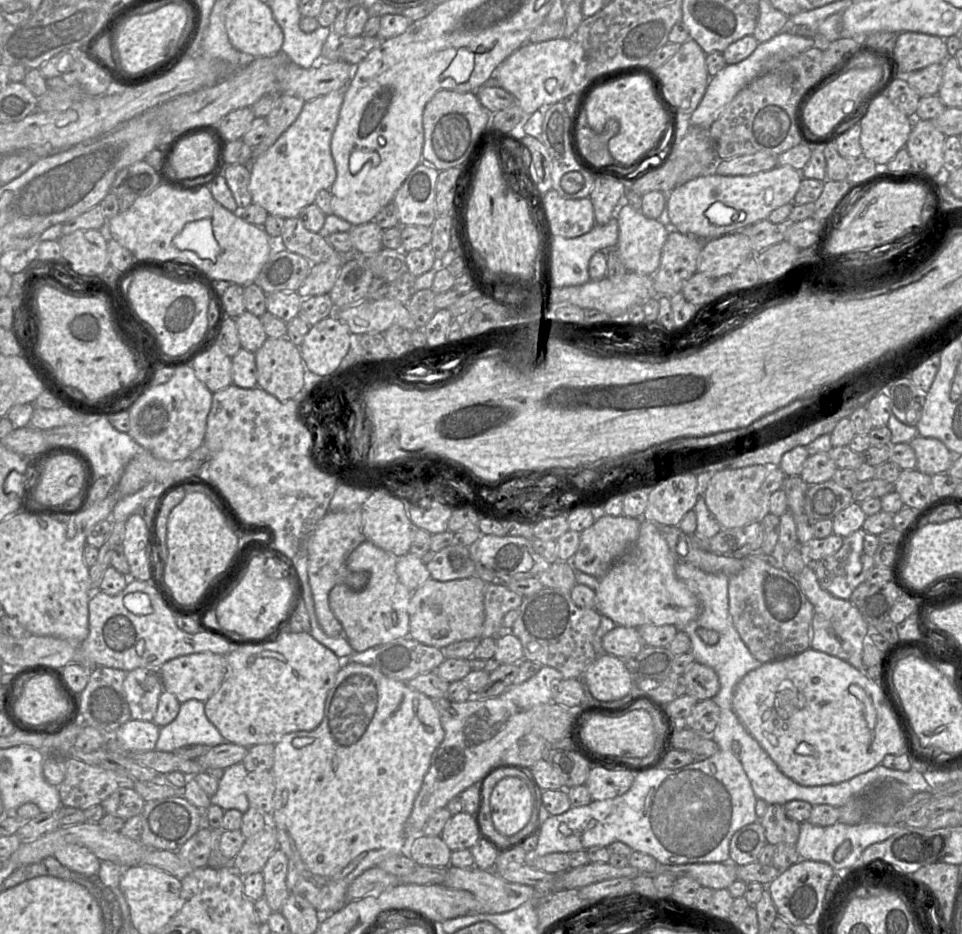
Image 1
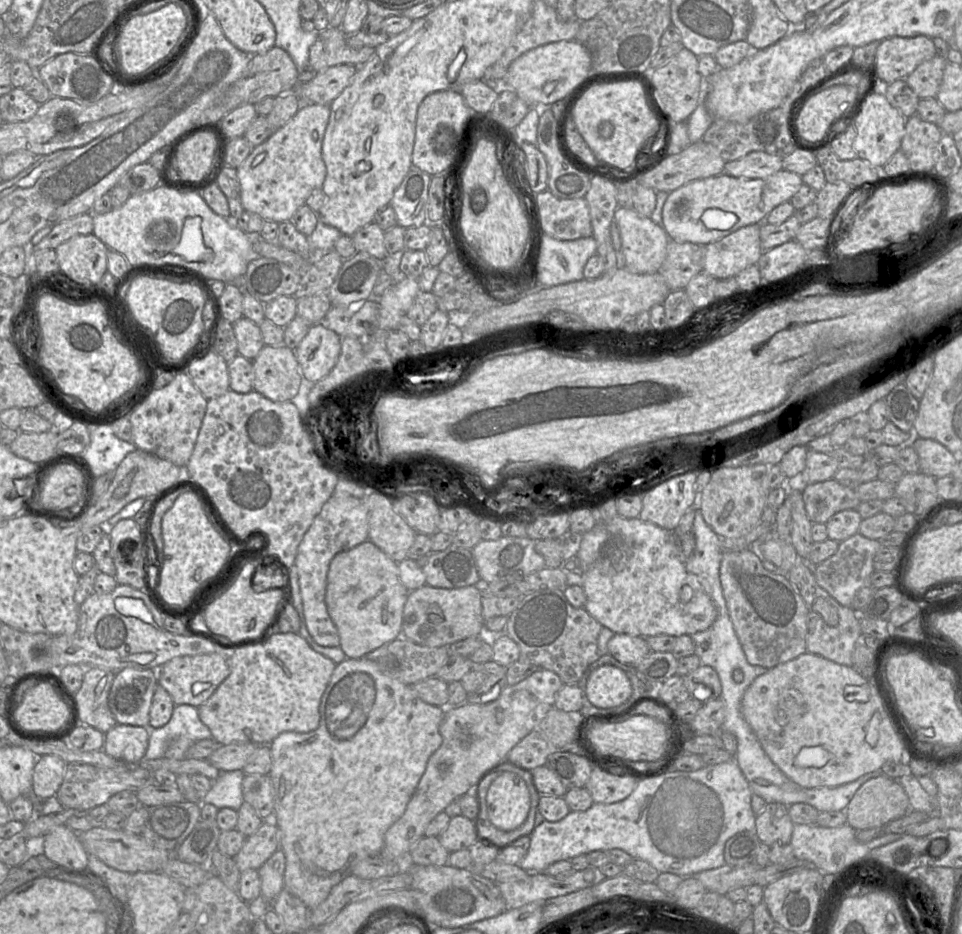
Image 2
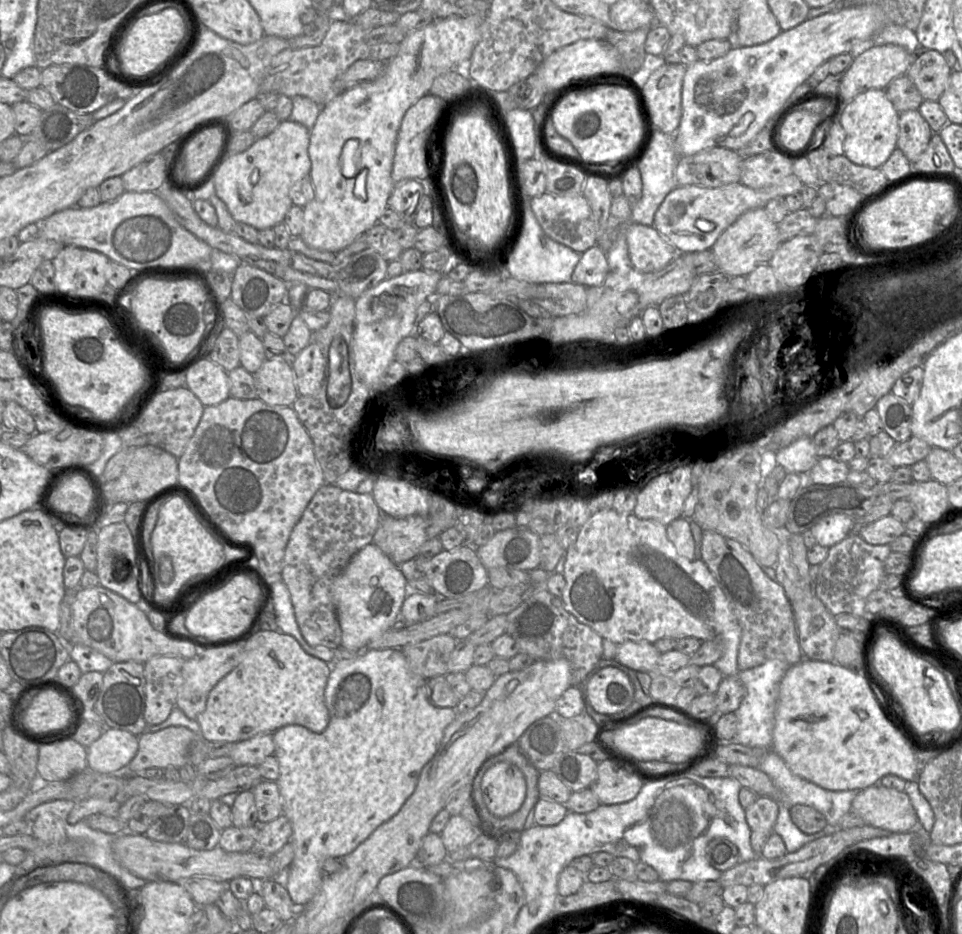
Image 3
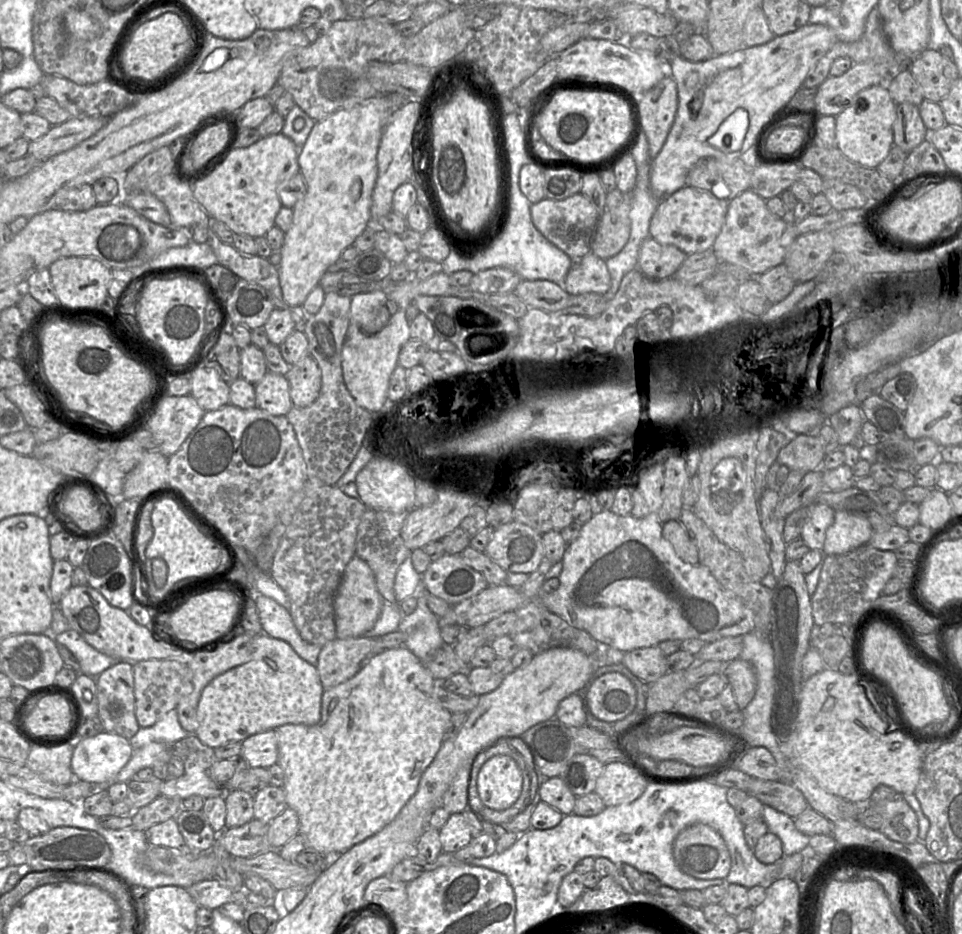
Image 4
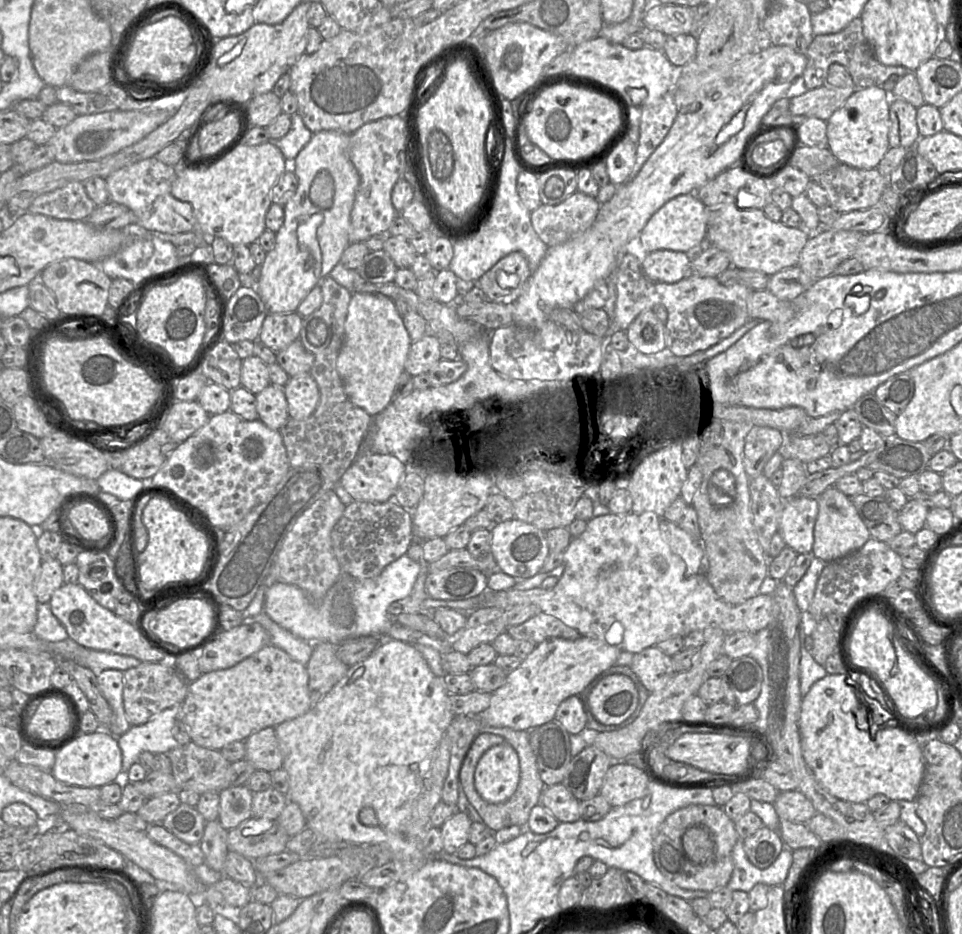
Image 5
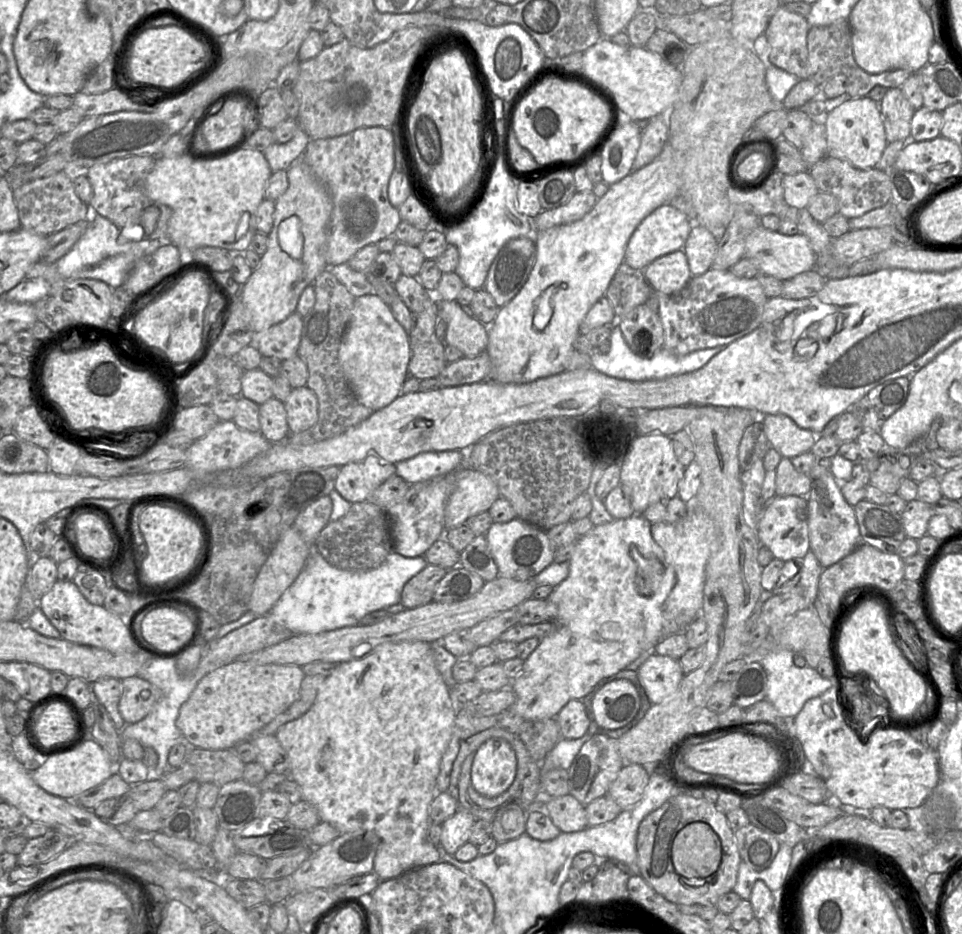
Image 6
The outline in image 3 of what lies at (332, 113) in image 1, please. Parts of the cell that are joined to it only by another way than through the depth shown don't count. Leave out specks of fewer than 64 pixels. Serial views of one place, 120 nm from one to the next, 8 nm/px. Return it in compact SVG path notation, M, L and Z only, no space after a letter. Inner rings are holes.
M288 119L281 121L269 135L257 139L246 151L228 156L215 175L213 186L217 197L225 203L236 222L248 224L259 231L283 222L287 211L293 205L290 199L291 188L310 173L309 140L310 131Z

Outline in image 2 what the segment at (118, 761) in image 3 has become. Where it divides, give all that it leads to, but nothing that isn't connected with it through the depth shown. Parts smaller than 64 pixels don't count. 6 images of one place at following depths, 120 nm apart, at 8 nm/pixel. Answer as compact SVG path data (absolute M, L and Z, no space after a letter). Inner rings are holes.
M117 723L105 733L102 750L126 764L142 764L149 736L148 727Z

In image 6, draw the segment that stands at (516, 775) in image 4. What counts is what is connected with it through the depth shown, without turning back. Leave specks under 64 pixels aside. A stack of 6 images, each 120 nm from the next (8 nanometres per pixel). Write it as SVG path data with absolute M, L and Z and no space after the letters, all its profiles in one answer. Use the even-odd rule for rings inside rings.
M490 738L475 752L471 782L479 794L496 797L511 786L516 769L516 754L511 744L503 738Z

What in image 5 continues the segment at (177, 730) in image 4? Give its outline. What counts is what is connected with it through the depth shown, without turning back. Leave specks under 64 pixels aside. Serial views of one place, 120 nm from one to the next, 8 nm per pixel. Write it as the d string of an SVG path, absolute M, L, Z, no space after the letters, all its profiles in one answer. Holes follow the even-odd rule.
M177 703L161 711L146 723L131 726L128 731L117 737L122 753L123 772L128 772L144 751L161 754L177 747L173 727L180 717L181 706L182 703Z

